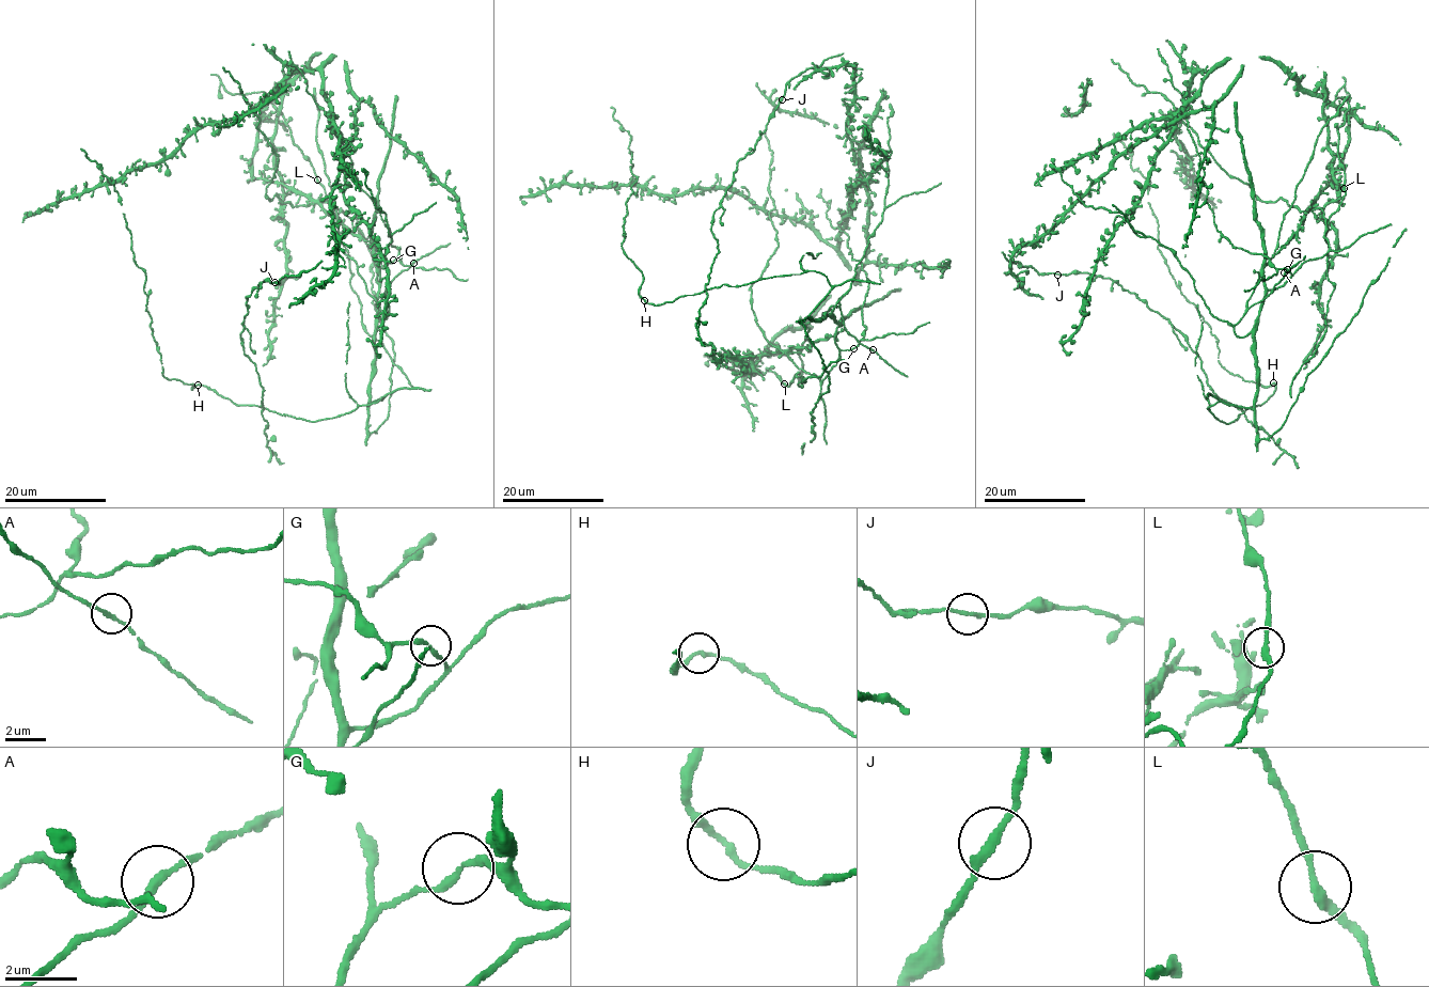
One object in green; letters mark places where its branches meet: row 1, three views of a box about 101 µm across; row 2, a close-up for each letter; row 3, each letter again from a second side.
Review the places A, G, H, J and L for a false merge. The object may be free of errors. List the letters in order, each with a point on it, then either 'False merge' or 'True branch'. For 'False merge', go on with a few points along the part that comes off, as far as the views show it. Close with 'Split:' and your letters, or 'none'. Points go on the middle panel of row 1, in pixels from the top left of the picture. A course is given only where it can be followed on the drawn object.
A: Place: (873, 349). True branch
G: Place: (853, 348). True branch
H: Place: (644, 300). True branch
J: Place: (782, 99). True branch
L: Place: (784, 384). True branch
Split: none

